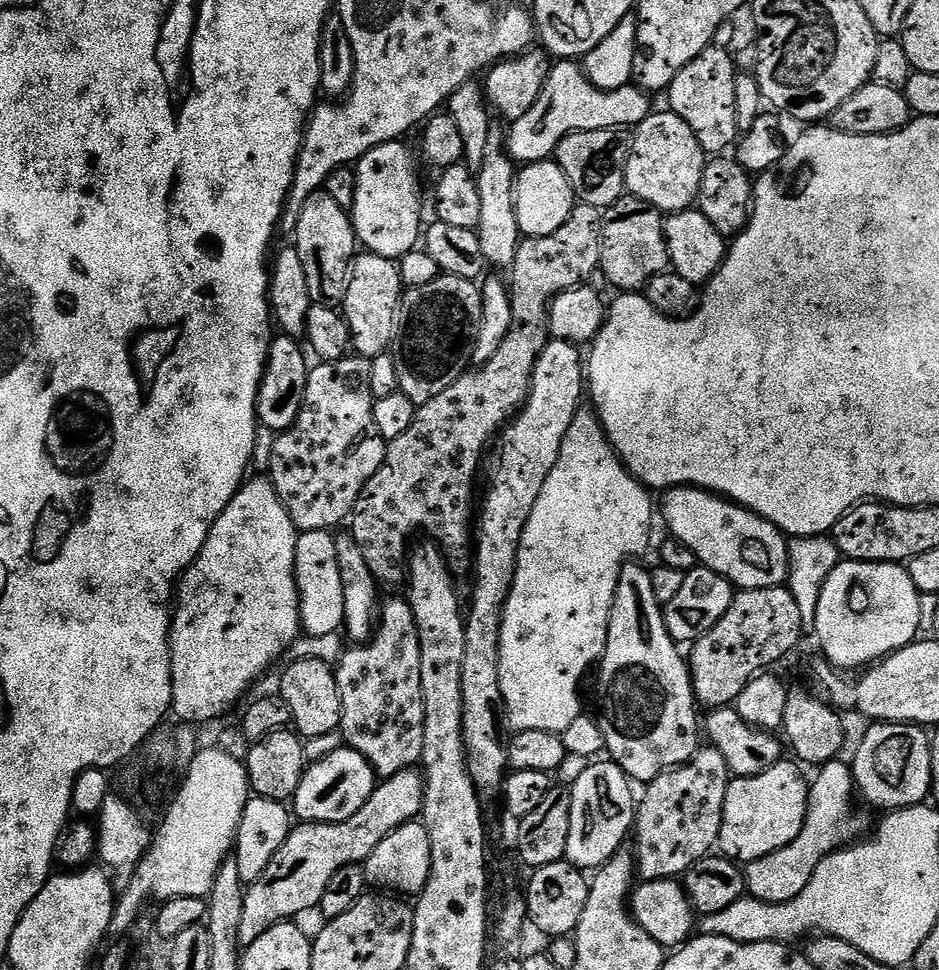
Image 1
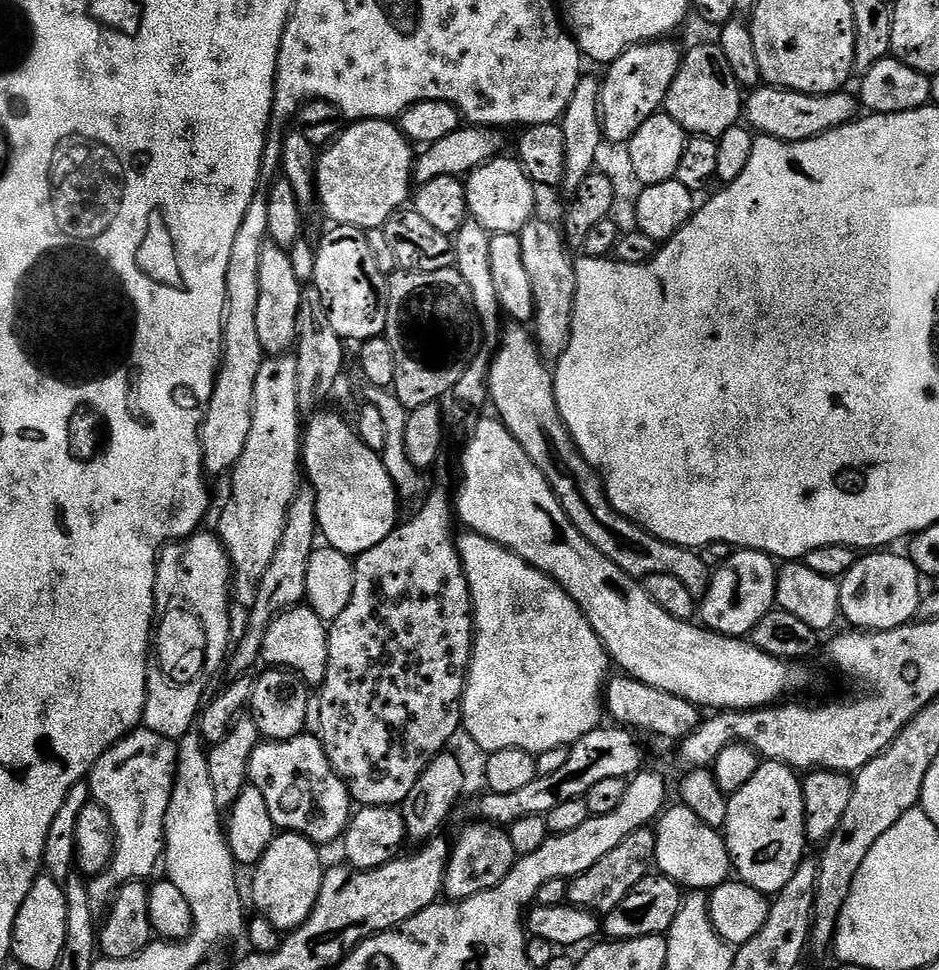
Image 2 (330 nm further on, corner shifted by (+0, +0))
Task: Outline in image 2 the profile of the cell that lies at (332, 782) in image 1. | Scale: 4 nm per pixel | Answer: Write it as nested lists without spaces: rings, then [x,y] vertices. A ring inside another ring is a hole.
[[[301,734],[289,740],[261,742],[250,754],[251,787],[262,790],[270,818],[277,829],[296,832],[317,846],[339,841],[352,819],[354,801],[326,758],[324,745],[315,735]]]

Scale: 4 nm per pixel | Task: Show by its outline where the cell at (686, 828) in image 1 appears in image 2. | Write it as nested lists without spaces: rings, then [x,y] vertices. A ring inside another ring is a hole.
[[[651,827],[634,830],[630,838],[622,838],[610,854],[605,854],[599,862],[594,862],[590,870],[571,877],[568,880],[567,903],[575,904],[578,908],[586,908],[589,912],[607,914],[612,912],[642,882],[642,878],[649,875],[655,861],[656,833]]]

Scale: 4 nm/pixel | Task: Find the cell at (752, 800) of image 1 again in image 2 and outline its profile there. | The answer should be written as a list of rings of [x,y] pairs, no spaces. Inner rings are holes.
[[[764,760],[758,770],[754,770],[754,778],[742,786],[742,790],[728,796],[728,813],[722,829],[731,856],[731,867],[741,881],[754,890],[763,892],[765,896],[775,897],[794,878],[800,861],[805,859],[806,837],[804,835],[804,786],[797,769],[786,766],[777,760]]]

